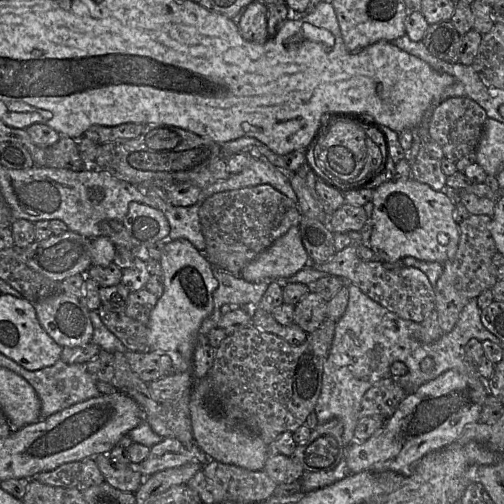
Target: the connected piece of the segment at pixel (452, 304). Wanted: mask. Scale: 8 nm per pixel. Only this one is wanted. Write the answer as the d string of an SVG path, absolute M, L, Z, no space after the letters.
M471 214L467 219L463 220L461 223L458 223L458 224L459 224L459 231L460 231L460 239L459 239L457 250L454 256L443 264L443 272L434 286L435 309L438 313L439 324L444 333L450 332L455 327L457 321L459 320L462 309L471 299L476 299L483 291L487 289L492 289L495 283L498 281L498 276L497 276L498 267L493 263L493 255L496 252L498 252L498 250L496 248L495 241L490 232L491 217L488 215L472 215Z

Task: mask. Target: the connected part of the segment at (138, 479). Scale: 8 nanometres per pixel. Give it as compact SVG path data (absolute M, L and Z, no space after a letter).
M98 454L94 460L103 474L105 481L116 489L135 493L144 481L143 475L133 464L114 463L107 454Z

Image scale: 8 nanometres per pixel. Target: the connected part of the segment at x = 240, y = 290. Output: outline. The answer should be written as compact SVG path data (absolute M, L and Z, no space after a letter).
M212 266L212 273L218 281L214 292L214 309L212 314L204 319L199 329L200 335L208 333L218 327L222 317L221 307L226 304L239 305L239 308L257 308L263 294L272 280L263 282L248 282L241 275L232 275L222 268Z

